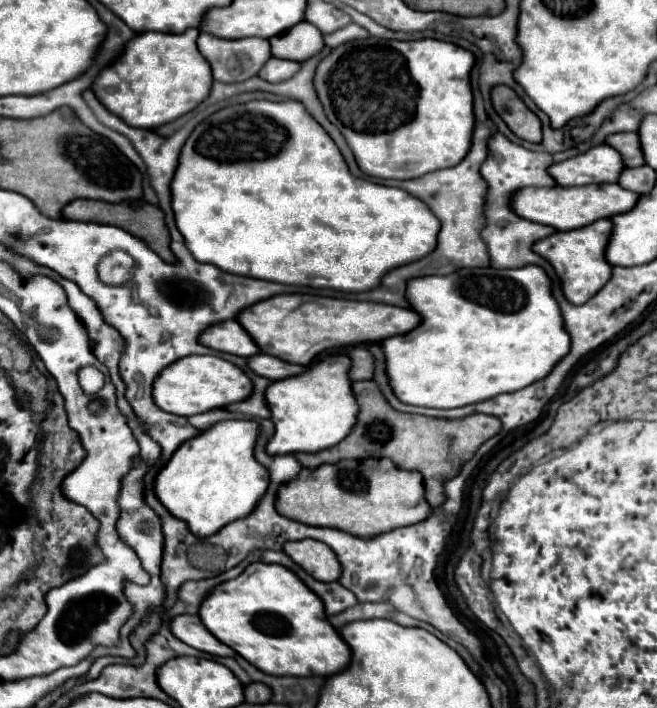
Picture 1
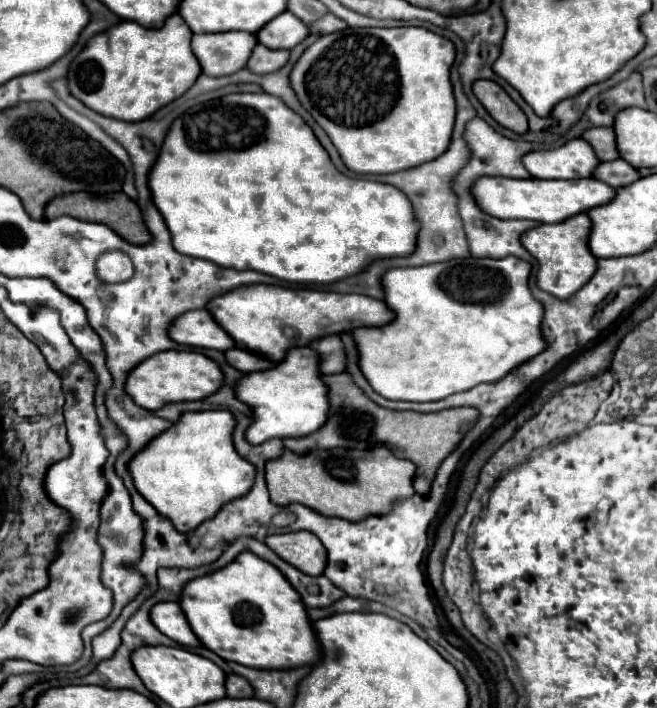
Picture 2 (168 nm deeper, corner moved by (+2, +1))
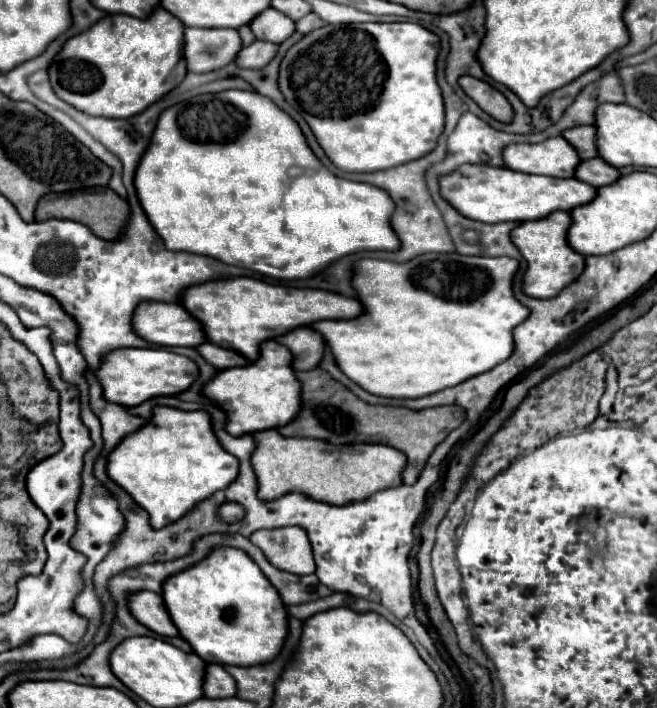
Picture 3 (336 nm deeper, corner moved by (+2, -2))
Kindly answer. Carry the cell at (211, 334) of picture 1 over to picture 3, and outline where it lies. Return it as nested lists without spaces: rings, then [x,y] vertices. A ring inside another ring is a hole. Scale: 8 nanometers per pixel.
[[[144,302],[136,306],[132,330],[150,344],[192,346],[206,342],[200,322],[196,322],[180,304]]]

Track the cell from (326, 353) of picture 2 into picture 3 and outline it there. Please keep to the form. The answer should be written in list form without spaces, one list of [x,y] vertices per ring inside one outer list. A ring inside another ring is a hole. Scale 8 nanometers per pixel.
[[[296,328],[296,332],[290,332],[288,336],[280,336],[280,342],[282,346],[288,346],[290,352],[292,352],[292,364],[294,364],[294,370],[312,370],[320,364],[322,360],[322,352],[324,352],[324,340],[318,332],[314,332],[312,328]]]

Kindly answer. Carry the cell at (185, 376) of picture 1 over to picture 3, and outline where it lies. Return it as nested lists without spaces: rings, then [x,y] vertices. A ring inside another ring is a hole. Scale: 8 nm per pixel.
[[[118,348],[100,358],[96,378],[108,402],[122,406],[138,406],[156,396],[174,396],[190,388],[198,376],[198,366],[180,354],[164,348]]]

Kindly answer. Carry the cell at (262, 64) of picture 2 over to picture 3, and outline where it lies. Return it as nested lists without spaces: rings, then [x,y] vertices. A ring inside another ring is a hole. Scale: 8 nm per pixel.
[[[254,40],[250,46],[244,46],[238,52],[238,58],[234,60],[240,68],[262,68],[266,66],[274,54],[276,54],[276,44],[272,42],[262,42],[262,40]]]

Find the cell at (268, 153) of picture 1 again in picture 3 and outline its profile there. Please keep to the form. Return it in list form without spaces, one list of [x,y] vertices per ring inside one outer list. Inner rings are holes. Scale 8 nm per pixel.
[[[224,90],[218,94],[196,96],[188,102],[180,102],[180,104],[166,108],[160,114],[158,124],[154,128],[152,144],[148,144],[146,154],[140,158],[140,164],[138,164],[136,176],[134,176],[134,186],[136,186],[138,200],[148,216],[152,228],[156,228],[158,236],[164,240],[164,246],[168,250],[174,250],[174,252],[184,250],[184,252],[194,252],[194,254],[202,254],[202,256],[212,256],[216,260],[224,260],[226,264],[242,266],[242,268],[248,268],[248,270],[254,270],[254,272],[260,272],[264,276],[272,276],[278,280],[310,278],[310,276],[318,274],[320,270],[324,270],[334,260],[354,254],[354,252],[360,252],[360,250],[396,250],[398,248],[396,234],[392,232],[392,226],[388,224],[388,220],[394,212],[392,200],[388,200],[388,194],[376,186],[368,186],[362,182],[350,182],[346,178],[334,176],[312,154],[312,150],[308,148],[308,144],[304,140],[300,126],[284,110],[280,110],[276,104],[272,104],[272,100],[260,96],[258,92]]]

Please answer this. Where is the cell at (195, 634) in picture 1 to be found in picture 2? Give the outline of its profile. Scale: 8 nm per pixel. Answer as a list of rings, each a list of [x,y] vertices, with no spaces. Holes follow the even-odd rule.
[[[158,603],[152,607],[150,617],[152,617],[154,625],[158,627],[158,631],[164,633],[166,637],[174,639],[176,643],[186,645],[186,647],[200,647],[202,645],[196,639],[194,631],[190,629],[186,615],[178,603]]]

